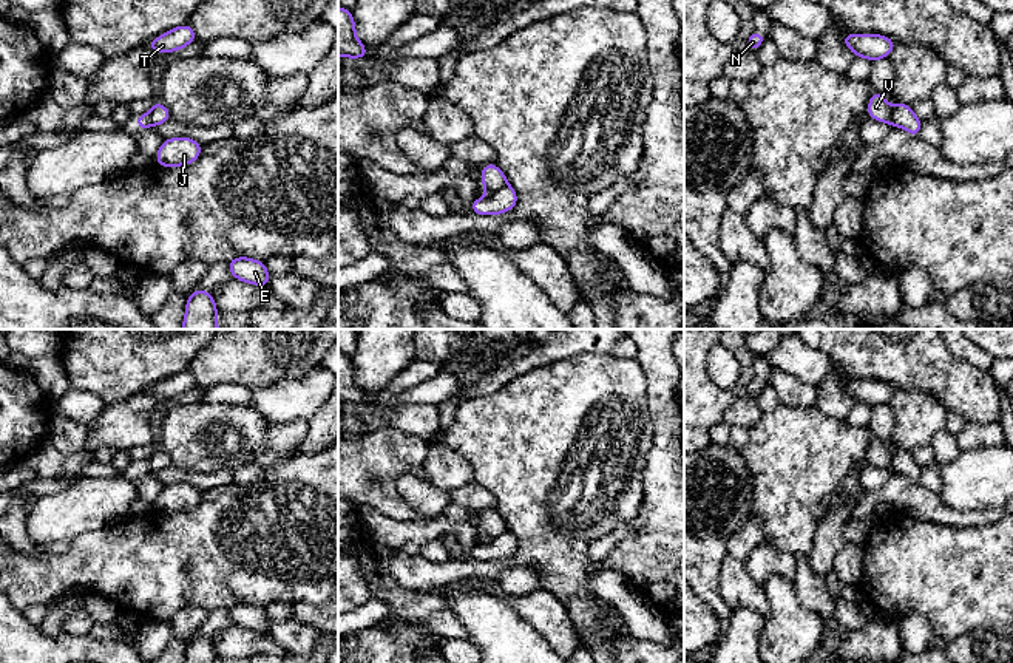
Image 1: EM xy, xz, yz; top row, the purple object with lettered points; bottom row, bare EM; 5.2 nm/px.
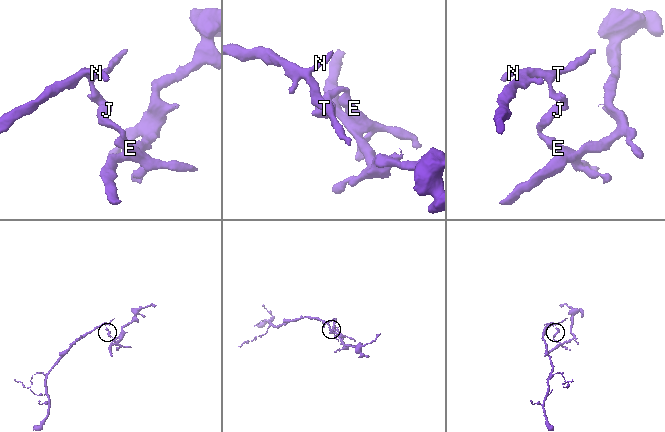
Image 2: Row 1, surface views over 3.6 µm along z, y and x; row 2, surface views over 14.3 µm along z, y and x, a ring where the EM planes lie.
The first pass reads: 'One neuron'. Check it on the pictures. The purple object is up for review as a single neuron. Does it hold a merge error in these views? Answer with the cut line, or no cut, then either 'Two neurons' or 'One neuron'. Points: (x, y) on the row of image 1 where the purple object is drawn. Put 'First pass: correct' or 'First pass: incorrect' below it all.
Split along xz (507, 183), (488, 197). Two neurons
First pass: incorrect

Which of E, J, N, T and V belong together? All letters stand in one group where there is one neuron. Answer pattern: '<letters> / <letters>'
E J / N T V

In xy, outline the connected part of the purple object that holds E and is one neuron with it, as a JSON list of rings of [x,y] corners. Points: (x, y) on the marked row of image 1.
[[[236,257],[227,261],[227,264],[233,278],[259,287],[267,287],[270,274],[267,272],[264,261],[247,257]]]

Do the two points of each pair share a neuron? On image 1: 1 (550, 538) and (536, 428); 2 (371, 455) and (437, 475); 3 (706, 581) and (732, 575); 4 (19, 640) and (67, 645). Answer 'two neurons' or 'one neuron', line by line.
1: one neuron
2: two neurons
3: two neurons
4: one neuron

